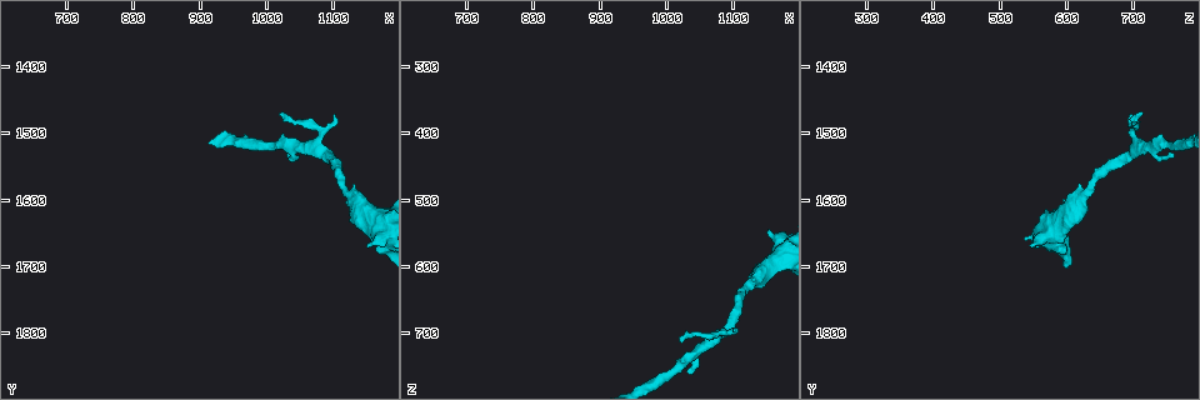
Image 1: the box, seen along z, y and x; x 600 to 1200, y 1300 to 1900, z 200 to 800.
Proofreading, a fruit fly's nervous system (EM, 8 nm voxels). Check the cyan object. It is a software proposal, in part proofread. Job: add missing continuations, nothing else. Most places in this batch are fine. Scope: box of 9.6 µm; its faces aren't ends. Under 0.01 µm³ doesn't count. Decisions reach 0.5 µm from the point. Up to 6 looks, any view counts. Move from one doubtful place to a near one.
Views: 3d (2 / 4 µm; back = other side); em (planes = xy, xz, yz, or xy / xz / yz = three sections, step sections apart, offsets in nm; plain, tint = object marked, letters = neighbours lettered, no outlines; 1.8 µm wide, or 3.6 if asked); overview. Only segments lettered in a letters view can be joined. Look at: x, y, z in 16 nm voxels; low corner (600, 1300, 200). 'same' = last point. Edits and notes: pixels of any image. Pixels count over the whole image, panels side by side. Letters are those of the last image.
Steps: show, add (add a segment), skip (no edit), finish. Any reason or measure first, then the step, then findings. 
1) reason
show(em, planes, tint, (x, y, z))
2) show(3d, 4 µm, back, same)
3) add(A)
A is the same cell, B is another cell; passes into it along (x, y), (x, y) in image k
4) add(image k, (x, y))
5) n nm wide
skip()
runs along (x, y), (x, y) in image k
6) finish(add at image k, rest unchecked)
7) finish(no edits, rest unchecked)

free end
show(3d, 4 µm, (1150, 1670, 550))

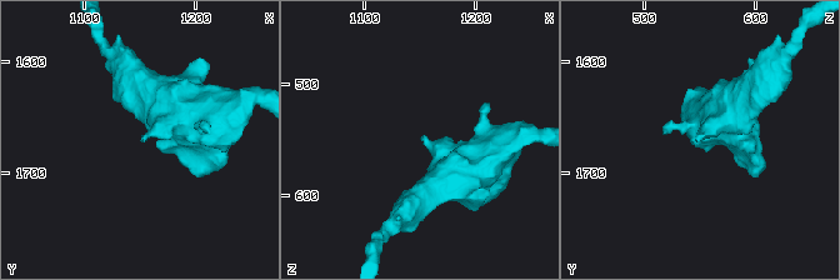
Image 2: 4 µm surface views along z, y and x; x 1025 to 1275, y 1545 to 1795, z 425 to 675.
need the tissue
show(em, planes, letters, (1152, 1668, 552))

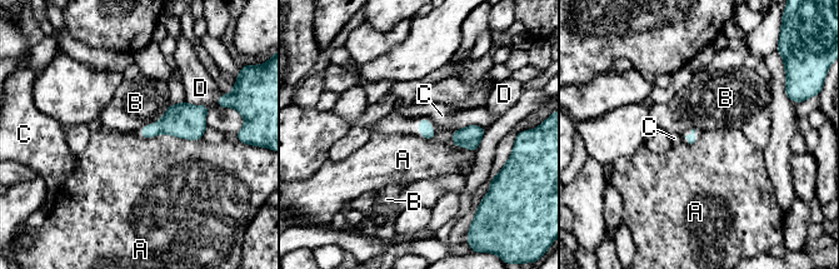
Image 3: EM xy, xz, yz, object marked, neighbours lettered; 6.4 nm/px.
skip()
A, B, C and D are other cells; border along (141, 137), (170, 134), (201, 139) in image 3; none of them fits

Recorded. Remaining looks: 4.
show(em, planes, plain, (1105, 1475, 695))

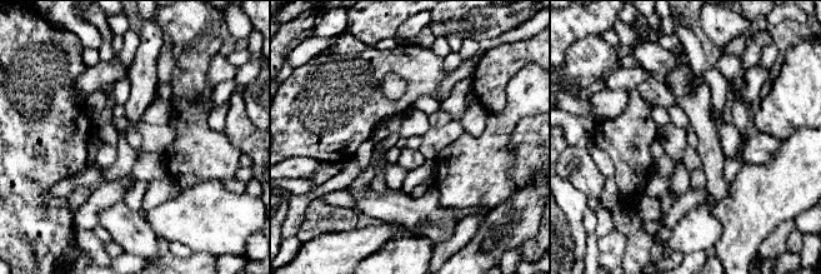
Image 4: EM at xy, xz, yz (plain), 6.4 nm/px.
show(em, planes, tint, same)

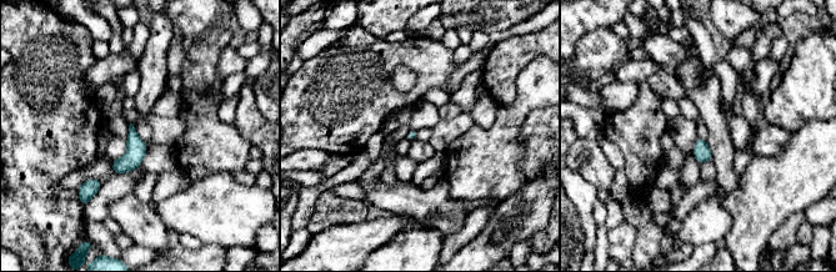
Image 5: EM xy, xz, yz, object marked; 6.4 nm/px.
what lies round it
show(em, planes, letters, same)

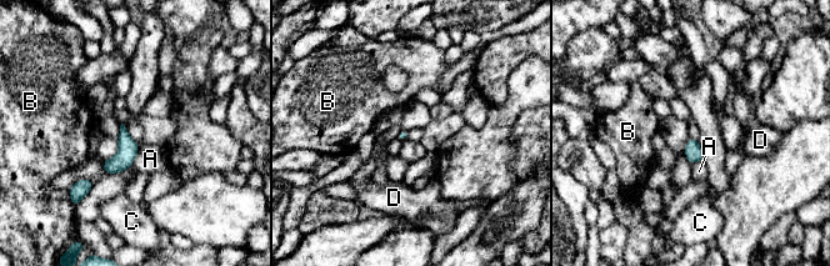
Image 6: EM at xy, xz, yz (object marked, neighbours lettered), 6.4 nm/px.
A touches over 260 nm
skip()
A, B, C and D are other cells; border along (139, 149), (128, 167), (108, 174) in image 6; no lettered segment goes on from it

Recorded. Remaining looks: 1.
finish(no edits, rest unchecked)

